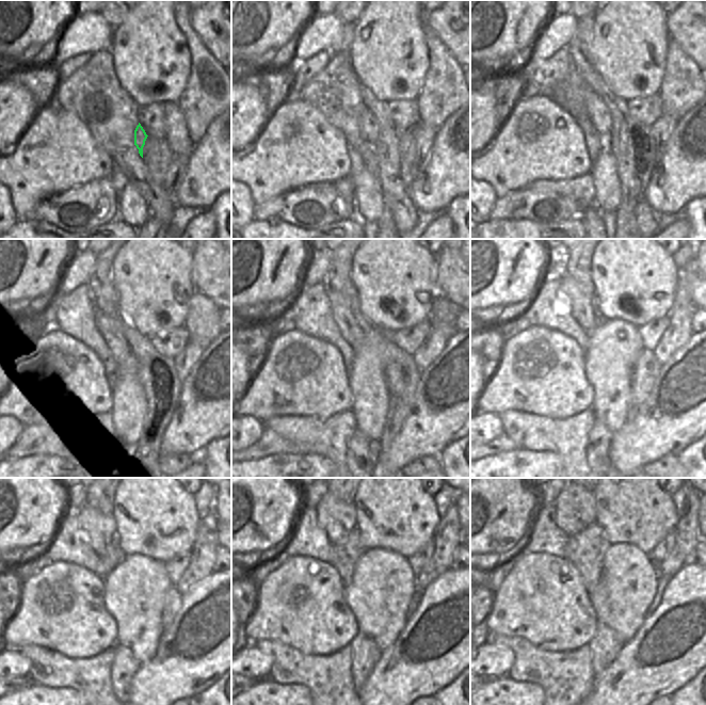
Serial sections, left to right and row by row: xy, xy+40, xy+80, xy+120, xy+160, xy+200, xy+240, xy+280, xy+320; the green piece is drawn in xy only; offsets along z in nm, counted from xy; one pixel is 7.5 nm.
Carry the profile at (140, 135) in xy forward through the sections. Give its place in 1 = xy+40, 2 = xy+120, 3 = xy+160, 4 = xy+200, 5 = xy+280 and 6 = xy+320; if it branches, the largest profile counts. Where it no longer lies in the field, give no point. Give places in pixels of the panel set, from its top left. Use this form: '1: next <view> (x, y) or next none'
1: next xy+40 (369, 127)
2: next xy+120 (109, 329)
3: next xy+160 (351, 332)
4: next xy+200 (581, 295)
5: next xy+280 (337, 518)
6: next xy+320 (575, 507)

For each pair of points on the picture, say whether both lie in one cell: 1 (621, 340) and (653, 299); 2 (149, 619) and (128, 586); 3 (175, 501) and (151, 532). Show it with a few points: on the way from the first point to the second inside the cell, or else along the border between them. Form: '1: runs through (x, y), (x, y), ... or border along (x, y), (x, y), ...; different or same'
1: border along (608, 318), (621, 318), (631, 322), (637, 327); different
2: runs through (141, 611), (137, 607), (134, 594); same
3: runs through (167, 509), (151, 525); same

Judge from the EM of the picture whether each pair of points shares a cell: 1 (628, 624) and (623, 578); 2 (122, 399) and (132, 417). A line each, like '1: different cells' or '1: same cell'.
1: same cell
2: same cell

